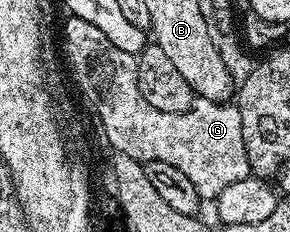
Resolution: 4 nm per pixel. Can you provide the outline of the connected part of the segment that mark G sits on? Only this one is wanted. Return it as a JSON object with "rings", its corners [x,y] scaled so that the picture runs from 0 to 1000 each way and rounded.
{"rings":[[[248,95],[228,129],[234,198],[214,254],[231,319],[262,353],[266,384],[317,427],[331,496],[359,543],[359,582],[400,651],[479,685],[493,707],[566,694],[600,711],[655,772],[703,866],[741,862],[814,780],[859,767],[869,716],[834,582],[824,457],[800,448],[797,461],[786,435],[690,418],[652,478],[559,487],[559,470],[531,470],[531,453],[490,418],[472,241],[407,211],[379,159],[359,168],[359,151],[303,99]]]}

